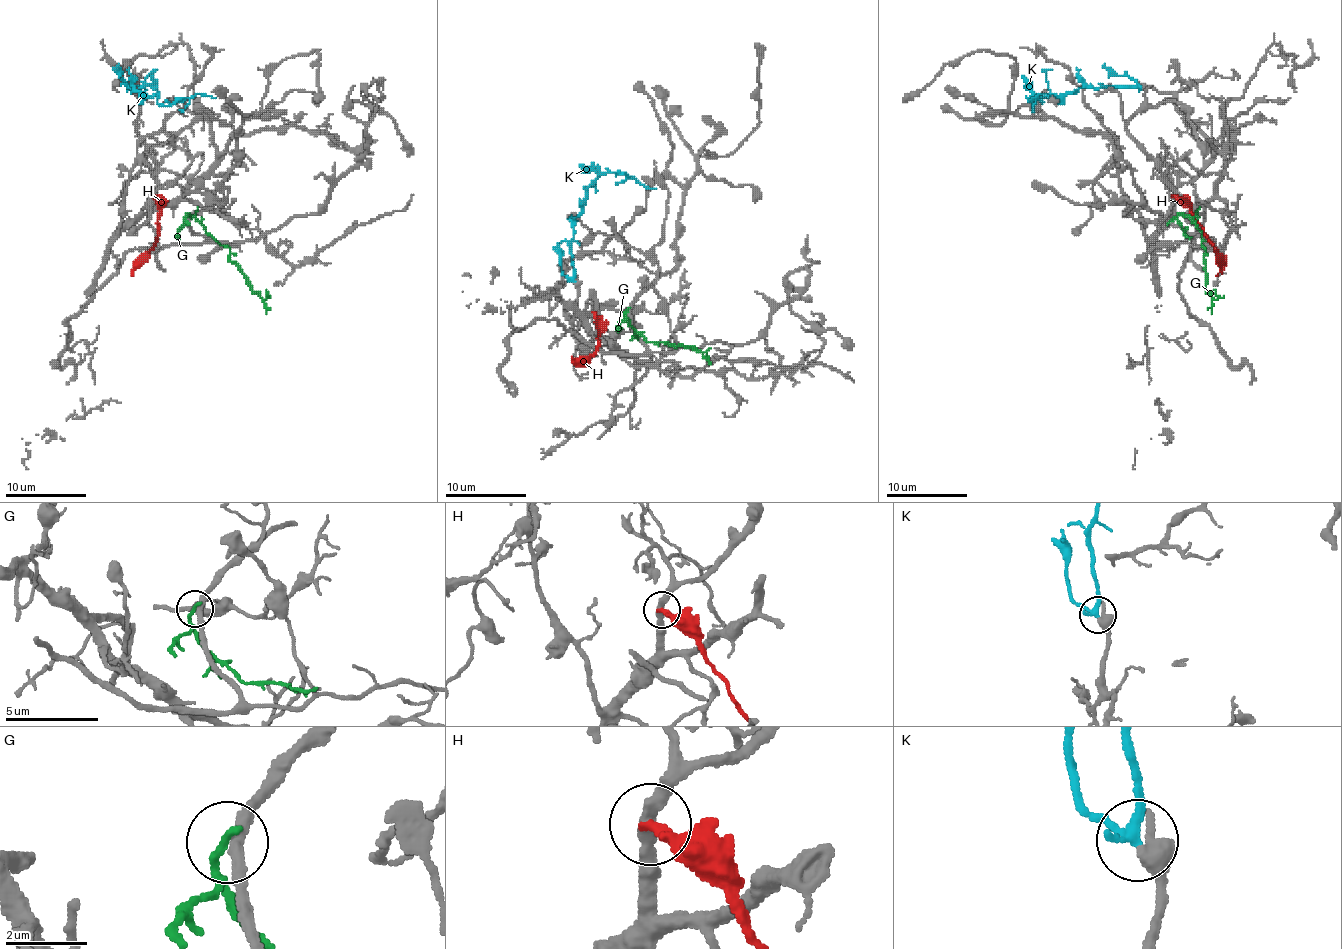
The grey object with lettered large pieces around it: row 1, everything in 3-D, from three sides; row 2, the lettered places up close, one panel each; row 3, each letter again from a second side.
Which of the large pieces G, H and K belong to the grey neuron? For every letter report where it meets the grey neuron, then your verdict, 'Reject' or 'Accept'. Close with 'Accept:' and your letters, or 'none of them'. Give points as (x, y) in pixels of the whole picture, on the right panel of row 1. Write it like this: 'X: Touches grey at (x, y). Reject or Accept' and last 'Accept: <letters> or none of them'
G: Touches grey at (1169, 222). Reject
H: Touches grey at (1174, 195). Reject
K: Touches grey at (1140, 87). Accept
Accept: K

